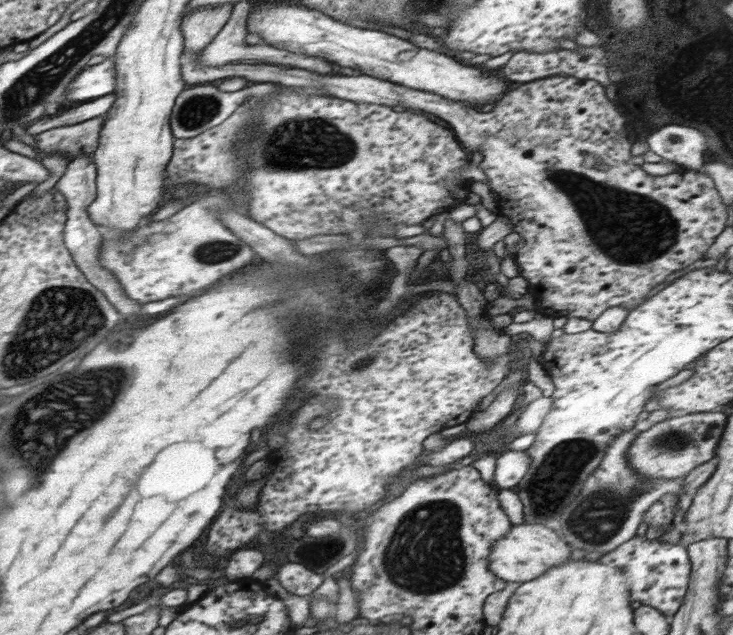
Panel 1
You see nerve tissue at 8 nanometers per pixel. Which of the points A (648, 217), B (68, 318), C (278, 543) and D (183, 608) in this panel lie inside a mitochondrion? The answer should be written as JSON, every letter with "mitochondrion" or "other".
{"A":"mitochondrion","B":"mitochondrion","C":"other","D":"other"}

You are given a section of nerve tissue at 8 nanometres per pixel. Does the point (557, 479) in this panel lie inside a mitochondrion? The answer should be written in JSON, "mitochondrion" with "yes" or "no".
{"mitochondrion":"yes"}

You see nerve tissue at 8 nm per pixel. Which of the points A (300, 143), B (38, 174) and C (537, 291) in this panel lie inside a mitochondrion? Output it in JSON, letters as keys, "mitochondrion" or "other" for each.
{"A":"mitochondrion","B":"other","C":"other"}

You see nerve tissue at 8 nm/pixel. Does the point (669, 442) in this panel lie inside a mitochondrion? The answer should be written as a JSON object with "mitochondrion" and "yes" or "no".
{"mitochondrion":"yes"}

